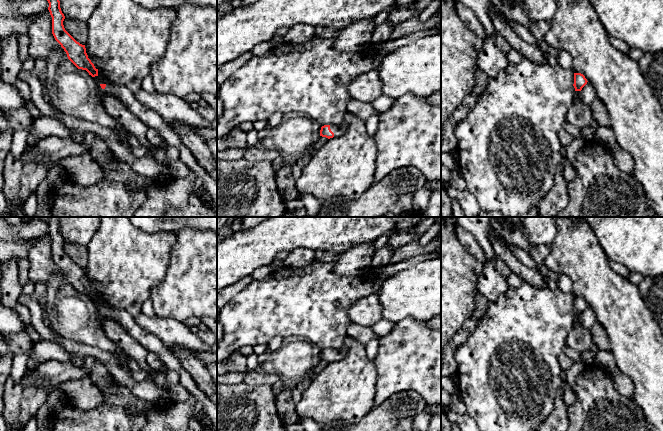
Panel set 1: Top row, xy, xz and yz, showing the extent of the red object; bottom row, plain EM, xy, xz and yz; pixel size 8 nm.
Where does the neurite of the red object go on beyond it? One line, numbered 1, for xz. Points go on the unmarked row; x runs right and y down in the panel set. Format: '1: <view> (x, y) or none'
1: xz (338, 354)

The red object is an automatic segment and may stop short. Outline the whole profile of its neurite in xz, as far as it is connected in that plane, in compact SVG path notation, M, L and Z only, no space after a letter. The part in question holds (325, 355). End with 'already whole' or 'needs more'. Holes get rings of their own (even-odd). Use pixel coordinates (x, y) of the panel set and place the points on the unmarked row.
M345 348L339 349L324 349L321 351L320 360L326 361L328 363L333 361L340 361L347 354L347 350Z | needs more

